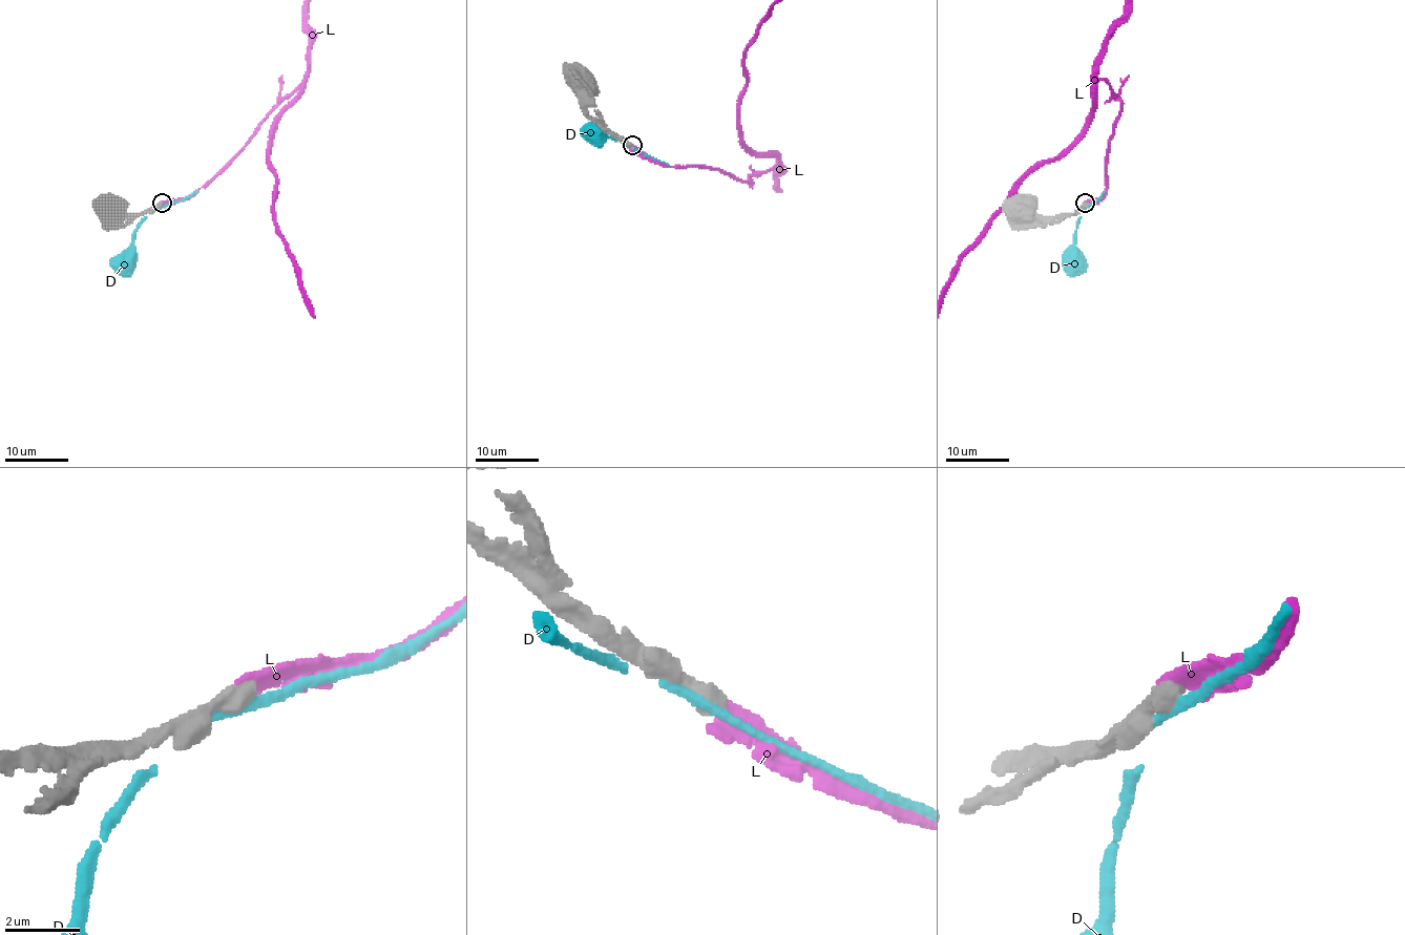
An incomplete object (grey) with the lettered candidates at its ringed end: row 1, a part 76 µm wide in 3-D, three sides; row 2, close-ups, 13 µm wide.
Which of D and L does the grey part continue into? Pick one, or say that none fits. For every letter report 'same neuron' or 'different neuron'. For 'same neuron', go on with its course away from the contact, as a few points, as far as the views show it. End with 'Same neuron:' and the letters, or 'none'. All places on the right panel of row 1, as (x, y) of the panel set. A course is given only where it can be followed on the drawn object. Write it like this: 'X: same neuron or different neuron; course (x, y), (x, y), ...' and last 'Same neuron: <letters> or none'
D: different neuron
L: same neuron
Same neuron: L

